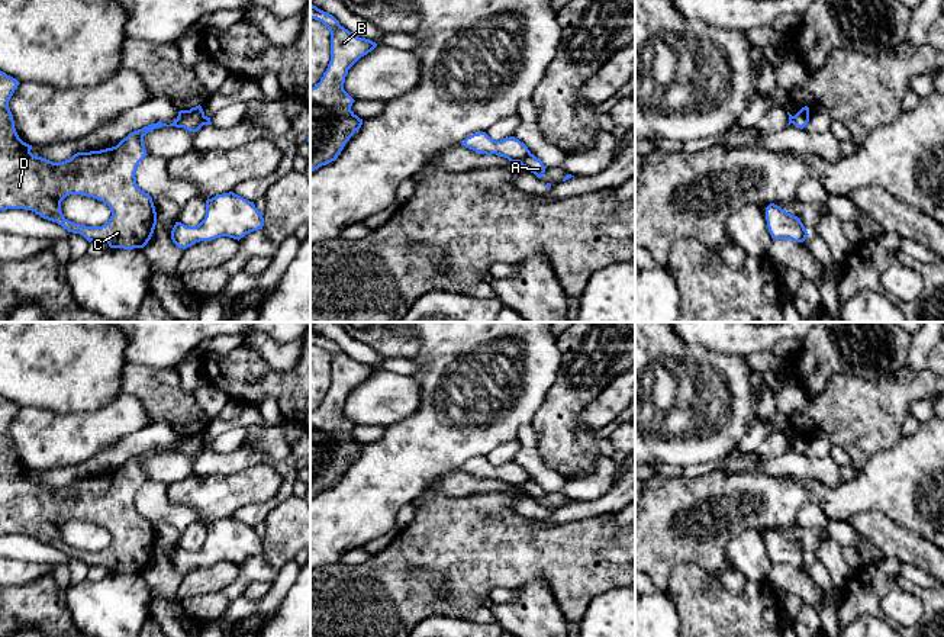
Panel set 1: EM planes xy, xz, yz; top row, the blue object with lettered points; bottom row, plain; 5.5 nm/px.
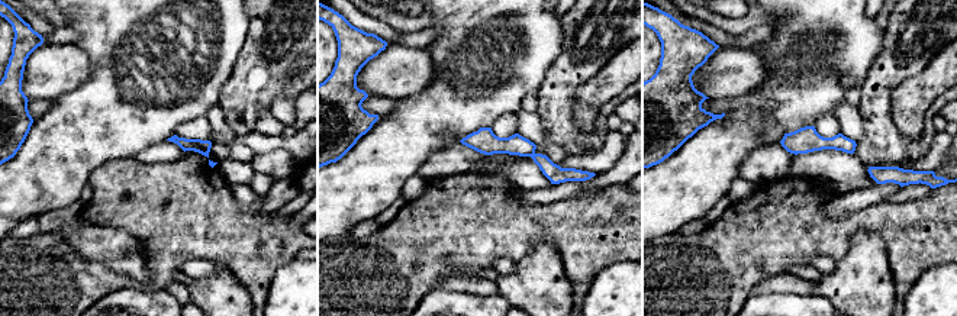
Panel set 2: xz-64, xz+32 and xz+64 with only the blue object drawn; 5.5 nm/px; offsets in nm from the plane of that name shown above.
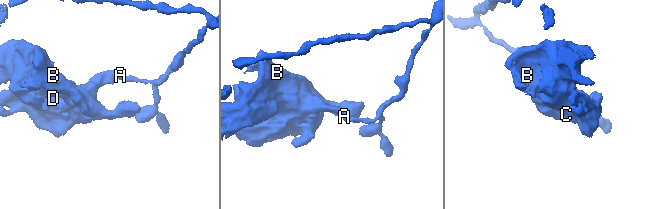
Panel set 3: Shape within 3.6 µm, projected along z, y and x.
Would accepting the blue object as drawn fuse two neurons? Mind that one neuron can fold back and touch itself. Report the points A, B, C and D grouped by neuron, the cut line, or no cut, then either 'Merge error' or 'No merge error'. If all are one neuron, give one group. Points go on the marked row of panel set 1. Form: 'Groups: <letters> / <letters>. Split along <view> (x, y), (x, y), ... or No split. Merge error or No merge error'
Groups: A / B C D. Split along xz (530, 153), (518, 161). Merge error

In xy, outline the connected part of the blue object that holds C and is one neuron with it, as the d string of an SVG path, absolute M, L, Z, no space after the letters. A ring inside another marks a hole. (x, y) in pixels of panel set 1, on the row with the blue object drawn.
M0 71L0 210L32 210L88 242L104 241L110 248L144 248L157 225L152 197L138 187L135 177L139 163L148 155L144 136L162 126L197 132L204 119L202 106L180 110L170 125L157 122L133 131L116 147L77 152L70 160L52 163L33 155L32 145L23 142L15 129L9 100L19 84ZM70 194L106 203L110 219L102 226L65 219L61 202Z

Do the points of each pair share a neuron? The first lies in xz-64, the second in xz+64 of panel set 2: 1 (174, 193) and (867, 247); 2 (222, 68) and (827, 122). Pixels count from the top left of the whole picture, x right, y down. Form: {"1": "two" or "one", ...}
{"1": "two", "2": "two"}

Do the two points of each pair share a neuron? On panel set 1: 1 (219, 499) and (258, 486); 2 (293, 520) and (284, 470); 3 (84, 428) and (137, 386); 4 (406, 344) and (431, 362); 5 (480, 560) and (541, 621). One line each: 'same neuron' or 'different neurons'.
1: same neuron
2: different neurons
3: different neurons
4: different neurons
5: different neurons

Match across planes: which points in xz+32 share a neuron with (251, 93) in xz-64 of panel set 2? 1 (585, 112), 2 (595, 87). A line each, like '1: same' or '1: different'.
1: different
2: different

